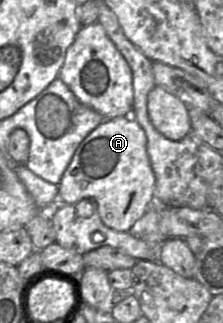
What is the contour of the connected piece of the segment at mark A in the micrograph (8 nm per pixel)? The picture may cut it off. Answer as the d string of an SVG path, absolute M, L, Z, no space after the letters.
M131 115L105 119L80 143L62 175L58 189L61 203L74 204L83 199L92 199L107 227L119 232L129 232L136 221L157 203L155 175L147 154L147 137L143 128Z

